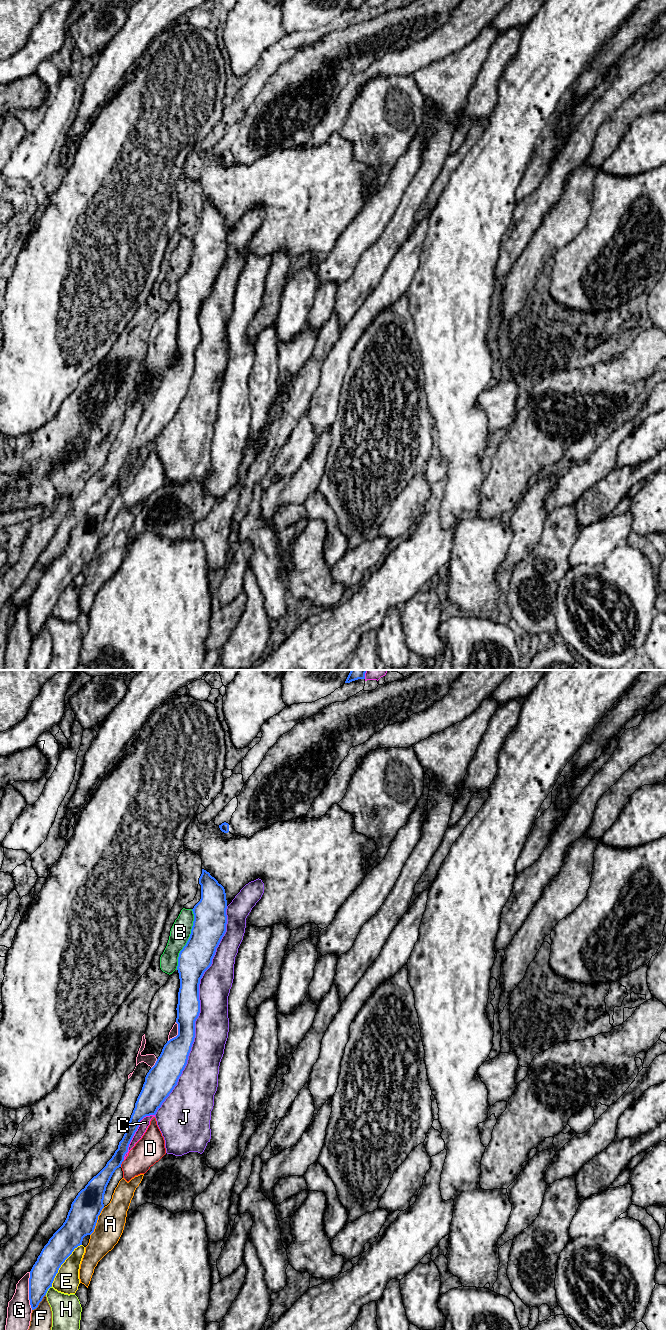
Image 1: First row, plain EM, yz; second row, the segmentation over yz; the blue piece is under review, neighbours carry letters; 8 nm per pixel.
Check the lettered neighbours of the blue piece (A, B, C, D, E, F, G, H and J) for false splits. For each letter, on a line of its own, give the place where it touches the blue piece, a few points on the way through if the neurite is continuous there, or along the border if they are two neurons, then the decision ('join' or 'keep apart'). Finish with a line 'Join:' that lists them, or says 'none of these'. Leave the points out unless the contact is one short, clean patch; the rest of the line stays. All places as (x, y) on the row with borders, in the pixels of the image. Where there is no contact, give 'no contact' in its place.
A: meets blue in yz at (96, 1221); keep apart
B: meets blue in yz at (188, 939); keep apart
C: meets blue in yz at (134, 1133); keep apart
D: meets blue in yz at (121, 1163); keep apart
E: meets blue in yz at (62, 1263); keep apart
F: meets blue in yz at (39, 1302); keep apart
G: meets blue in yz at (29, 1291); keep apart
H: meets blue in yz at (47, 1290); keep apart
J: meets blue in yz at (199, 1010); keep apart
Join: none of these

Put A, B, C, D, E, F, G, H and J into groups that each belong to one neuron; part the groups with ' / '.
A / B / C / D / E H / F / G / J

